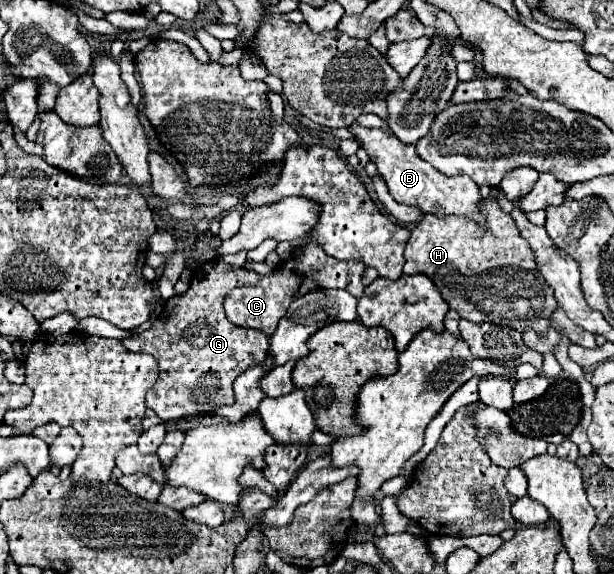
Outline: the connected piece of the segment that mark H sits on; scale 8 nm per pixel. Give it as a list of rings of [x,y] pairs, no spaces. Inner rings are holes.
[[[492,189],[490,197],[482,199],[480,211],[482,215],[486,215],[484,227],[474,223],[474,219],[458,215],[448,215],[442,219],[434,215],[424,215],[424,219],[412,229],[412,235],[406,243],[404,251],[406,263],[402,269],[404,275],[412,273],[428,275],[440,289],[442,297],[448,301],[450,309],[458,311],[460,317],[466,317],[468,321],[502,323],[514,327],[520,333],[532,329],[538,335],[544,335],[550,329],[550,317],[556,309],[556,299],[550,285],[542,279],[542,275],[538,275],[534,251],[530,251],[530,245],[526,243],[526,239],[522,239],[518,227],[514,227],[514,219],[510,219],[510,213],[502,211],[498,203],[498,189]]]

